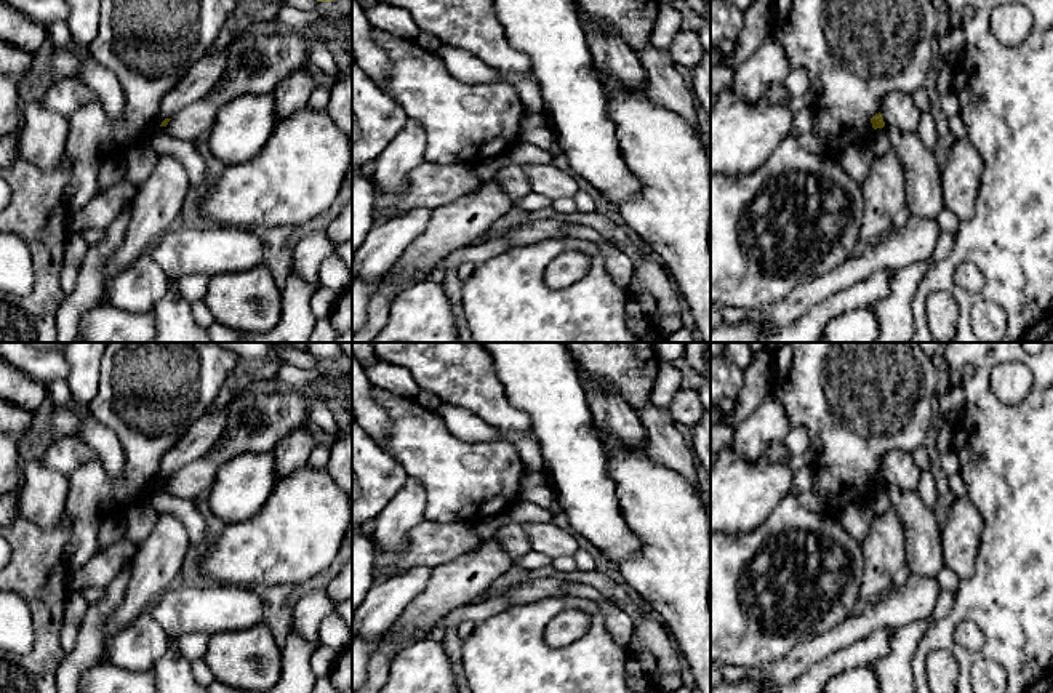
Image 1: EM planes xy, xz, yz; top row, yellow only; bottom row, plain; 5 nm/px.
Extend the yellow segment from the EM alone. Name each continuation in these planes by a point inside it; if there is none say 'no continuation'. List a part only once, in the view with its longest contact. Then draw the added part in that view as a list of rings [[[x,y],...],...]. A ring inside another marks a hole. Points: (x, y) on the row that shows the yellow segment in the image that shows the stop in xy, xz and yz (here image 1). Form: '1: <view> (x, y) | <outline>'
no continuation

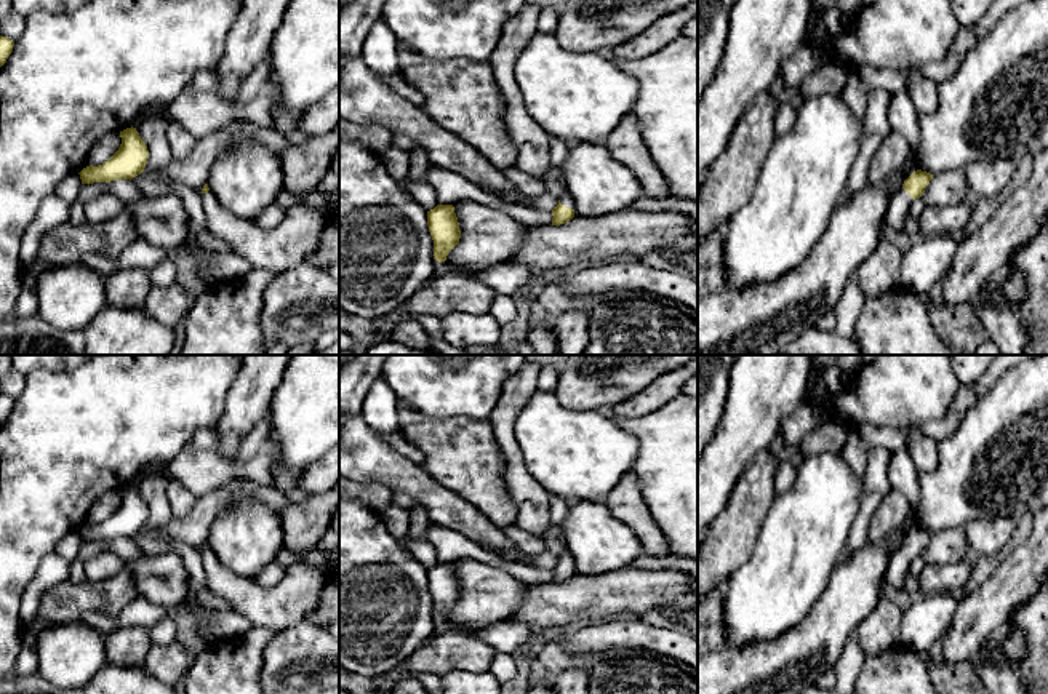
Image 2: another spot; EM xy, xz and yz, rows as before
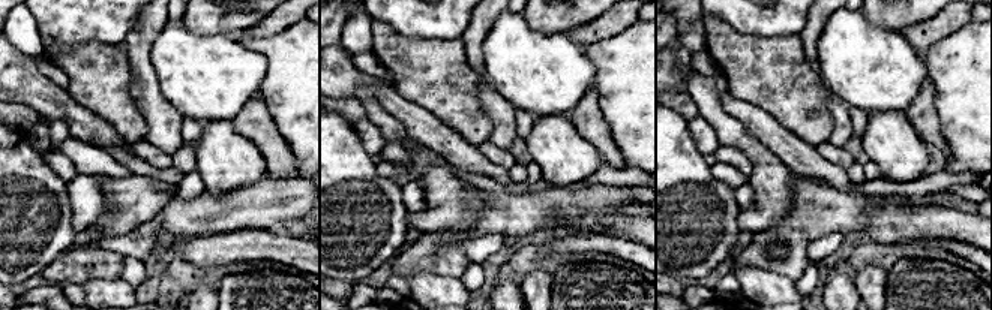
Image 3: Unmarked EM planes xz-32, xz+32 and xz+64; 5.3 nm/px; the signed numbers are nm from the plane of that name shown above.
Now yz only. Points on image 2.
1: yz (901, 200) | [[[898,190],[886,211],[888,227],[894,230],[902,230],[906,214],[909,213],[909,206],[912,203],[912,197],[904,190]]]

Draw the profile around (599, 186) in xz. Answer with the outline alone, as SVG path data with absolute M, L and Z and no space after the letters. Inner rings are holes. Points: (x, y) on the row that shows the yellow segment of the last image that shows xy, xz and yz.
M603 142L573 144L560 170L579 217L627 211L643 195L637 177L611 157Z

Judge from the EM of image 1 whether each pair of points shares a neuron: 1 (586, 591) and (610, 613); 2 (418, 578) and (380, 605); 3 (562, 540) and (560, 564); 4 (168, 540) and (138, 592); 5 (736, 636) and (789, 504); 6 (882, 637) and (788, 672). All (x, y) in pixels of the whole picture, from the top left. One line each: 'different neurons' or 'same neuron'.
1: same neuron
2: same neuron
3: different neurons
4: same neuron
5: same neuron
6: different neurons

